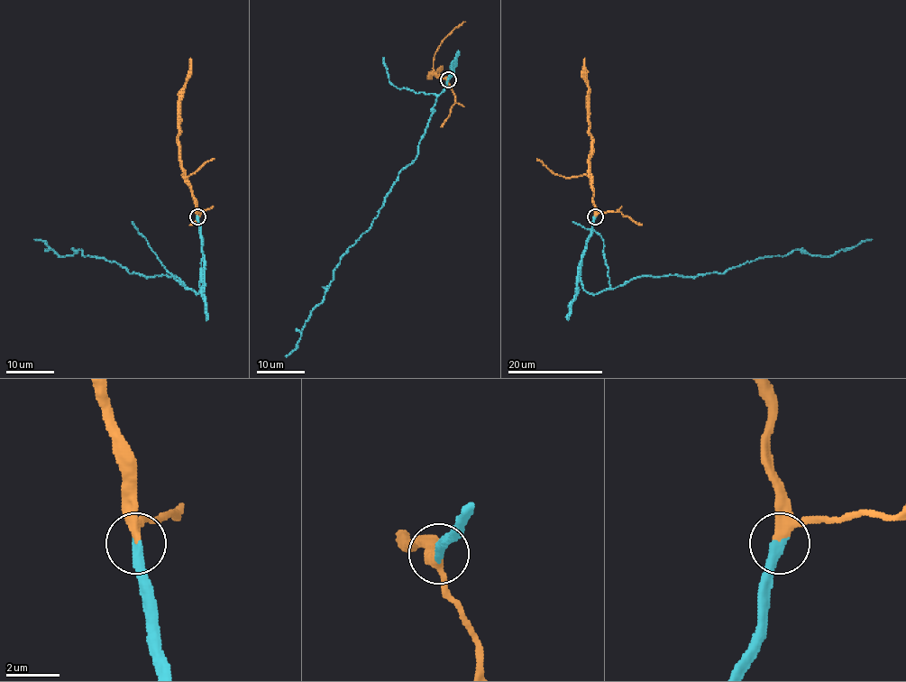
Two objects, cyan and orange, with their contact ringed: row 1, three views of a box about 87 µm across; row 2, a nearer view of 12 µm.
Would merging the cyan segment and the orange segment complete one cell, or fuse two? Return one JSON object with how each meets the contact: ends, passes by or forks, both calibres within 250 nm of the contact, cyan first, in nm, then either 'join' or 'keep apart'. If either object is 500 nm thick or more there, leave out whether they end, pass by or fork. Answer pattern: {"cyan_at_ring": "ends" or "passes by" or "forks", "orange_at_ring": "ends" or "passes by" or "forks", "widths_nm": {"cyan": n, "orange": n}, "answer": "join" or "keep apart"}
{"cyan_at_ring": "ends", "orange_at_ring": "passes by", "widths_nm": {"cyan": 400, "orange": 280}, "answer": "join"}

